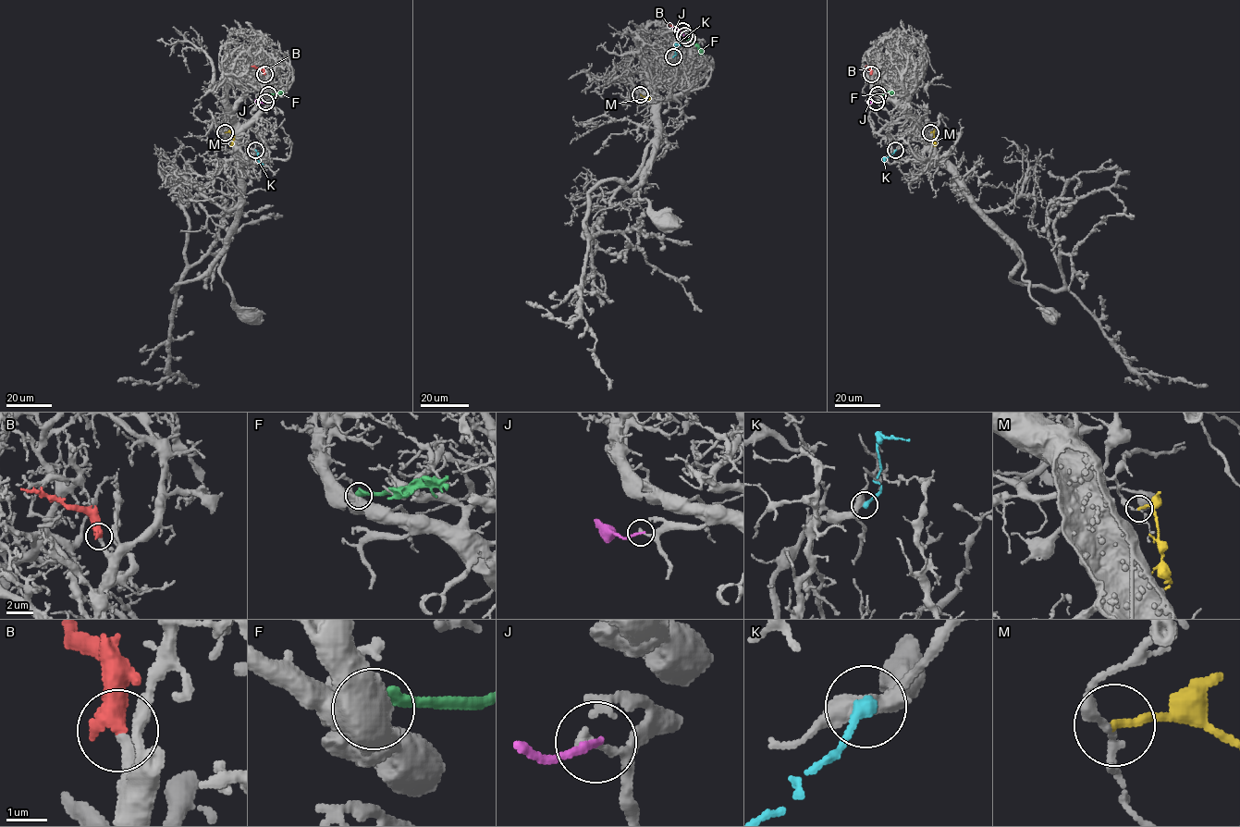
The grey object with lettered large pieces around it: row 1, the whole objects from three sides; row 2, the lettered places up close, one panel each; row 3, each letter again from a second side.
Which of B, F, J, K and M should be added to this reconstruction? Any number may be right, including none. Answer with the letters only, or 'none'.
B

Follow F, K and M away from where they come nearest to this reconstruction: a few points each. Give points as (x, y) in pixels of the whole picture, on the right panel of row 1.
F: (877, 94), (893, 92)
K: (895, 150), (885, 158), (884, 164)
M: (931, 132), (936, 145), (934, 146)

